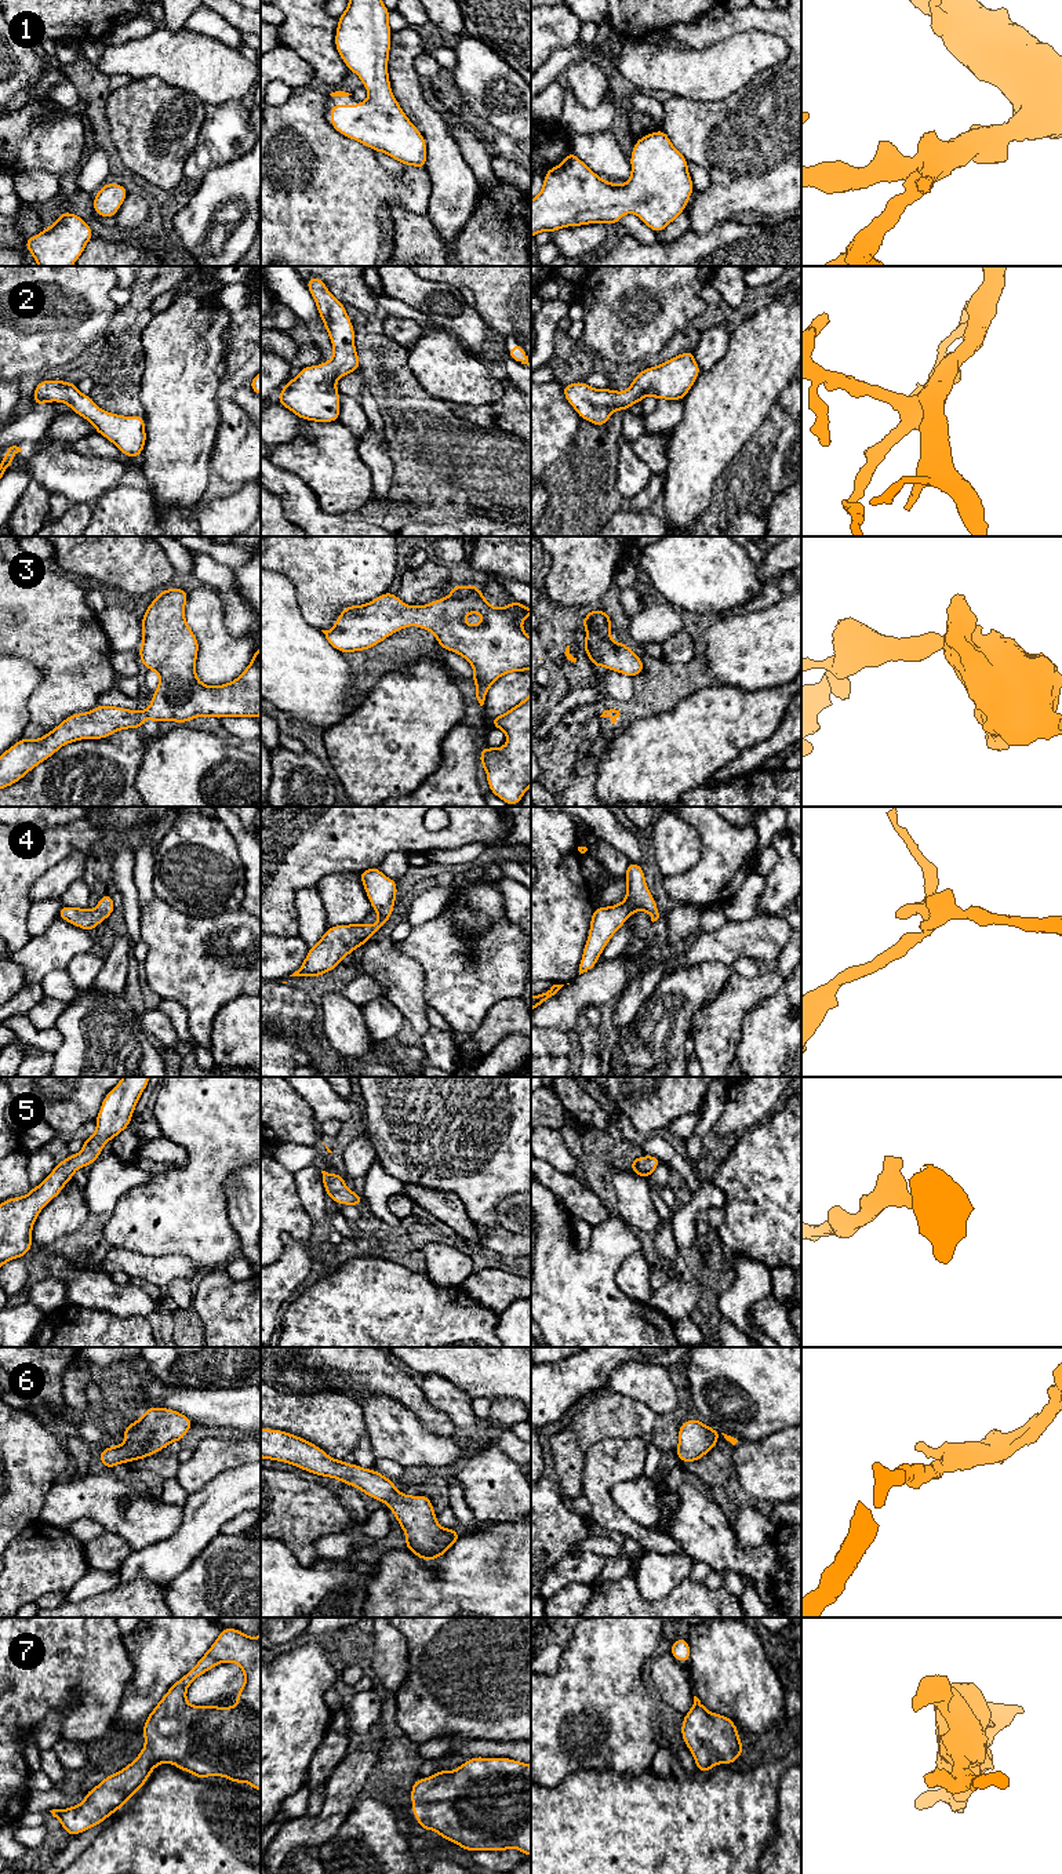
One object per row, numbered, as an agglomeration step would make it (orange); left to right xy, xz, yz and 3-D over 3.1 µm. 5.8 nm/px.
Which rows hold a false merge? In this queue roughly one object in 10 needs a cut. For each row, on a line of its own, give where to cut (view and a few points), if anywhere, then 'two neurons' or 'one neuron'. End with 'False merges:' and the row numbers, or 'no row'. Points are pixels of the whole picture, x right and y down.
1: no cut | one neuron
2: no cut | one neuron
3: no cut | one neuron
4: no cut | one neuron
5: no cut | one neuron
6: no cut | one neuron
7: no cut | one neuron
False merges: no row

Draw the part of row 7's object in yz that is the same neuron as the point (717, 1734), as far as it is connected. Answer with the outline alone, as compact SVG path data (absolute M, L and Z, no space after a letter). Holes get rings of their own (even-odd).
M697 1696L684 1715L681 1736L701 1773L716 1764L734 1764L745 1750L734 1721L706 1710Z

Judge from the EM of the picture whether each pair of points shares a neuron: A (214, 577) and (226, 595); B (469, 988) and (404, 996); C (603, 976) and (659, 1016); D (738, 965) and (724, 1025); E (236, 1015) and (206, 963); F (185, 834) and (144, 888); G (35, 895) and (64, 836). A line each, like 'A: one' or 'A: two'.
A: one
B: two
C: two
D: two
E: two
F: two
G: two

